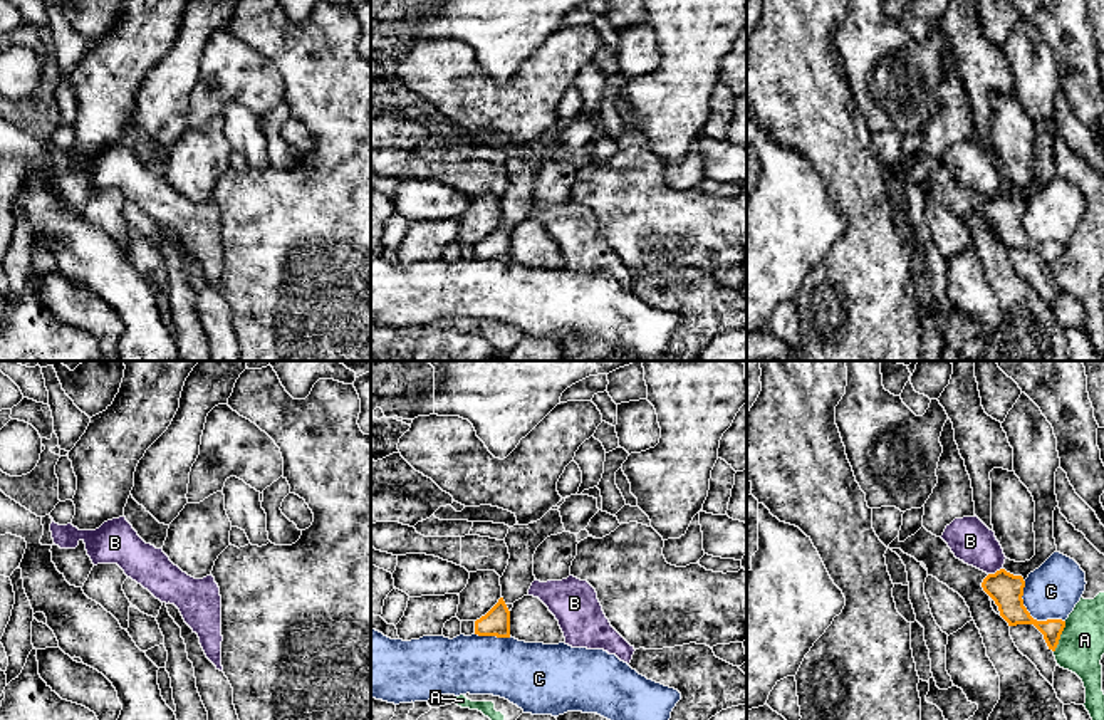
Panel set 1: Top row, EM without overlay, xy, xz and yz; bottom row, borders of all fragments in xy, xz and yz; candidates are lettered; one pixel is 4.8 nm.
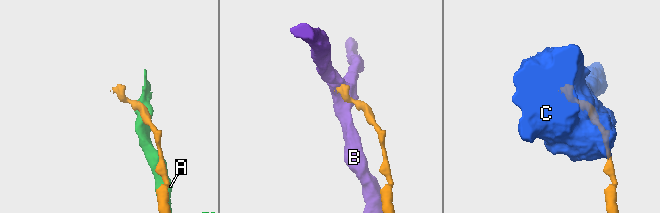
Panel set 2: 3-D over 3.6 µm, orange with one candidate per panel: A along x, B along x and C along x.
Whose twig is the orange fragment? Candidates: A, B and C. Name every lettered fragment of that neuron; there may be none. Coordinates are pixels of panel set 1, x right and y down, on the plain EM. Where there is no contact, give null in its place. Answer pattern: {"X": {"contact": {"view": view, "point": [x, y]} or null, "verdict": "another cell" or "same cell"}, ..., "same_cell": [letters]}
{"A": {"contact": {"view": "yz", "point": [1059, 260]}, "verdict": "another cell"}, "B": {"contact": {"view": "yz", "point": [997, 195]}, "verdict": "another cell"}, "C": {"contact": {"view": "yz", "point": [1029, 239]}, "verdict": "another cell"}, "same_cell": []}

